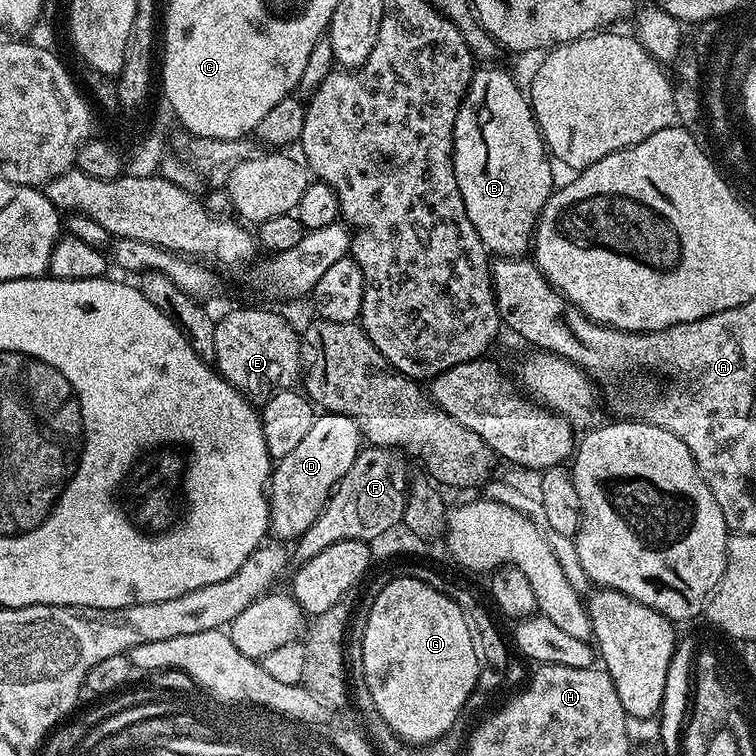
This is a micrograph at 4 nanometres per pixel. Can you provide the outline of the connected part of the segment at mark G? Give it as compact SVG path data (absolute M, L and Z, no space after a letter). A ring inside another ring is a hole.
M404 574L397 580L392 580L376 597L372 600L372 605L368 608L368 617L364 620L364 637L360 640L360 668L365 684L369 688L370 697L374 700L374 706L378 708L378 713L390 726L390 730L396 733L403 741L411 745L423 746L439 736L447 733L452 724L461 719L460 711L464 708L464 703L475 693L478 688L480 678L480 667L478 658L474 658L474 642L470 638L470 626L466 626L466 618L462 618L462 610L446 594L426 586L426 582L416 580L410 574Z

